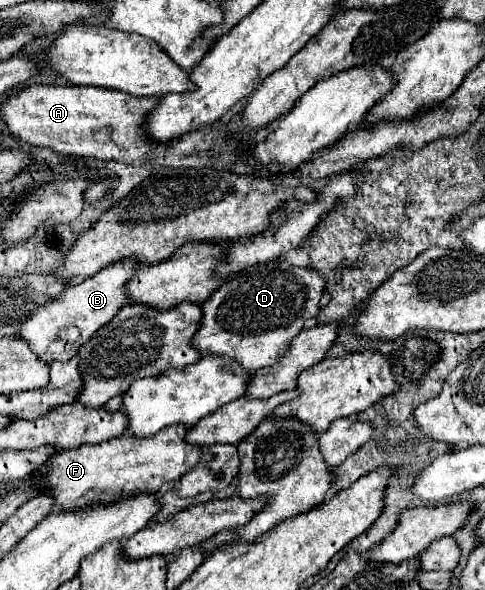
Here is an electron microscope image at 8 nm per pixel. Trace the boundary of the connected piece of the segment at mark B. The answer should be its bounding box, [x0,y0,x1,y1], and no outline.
[19,259,135,363]

